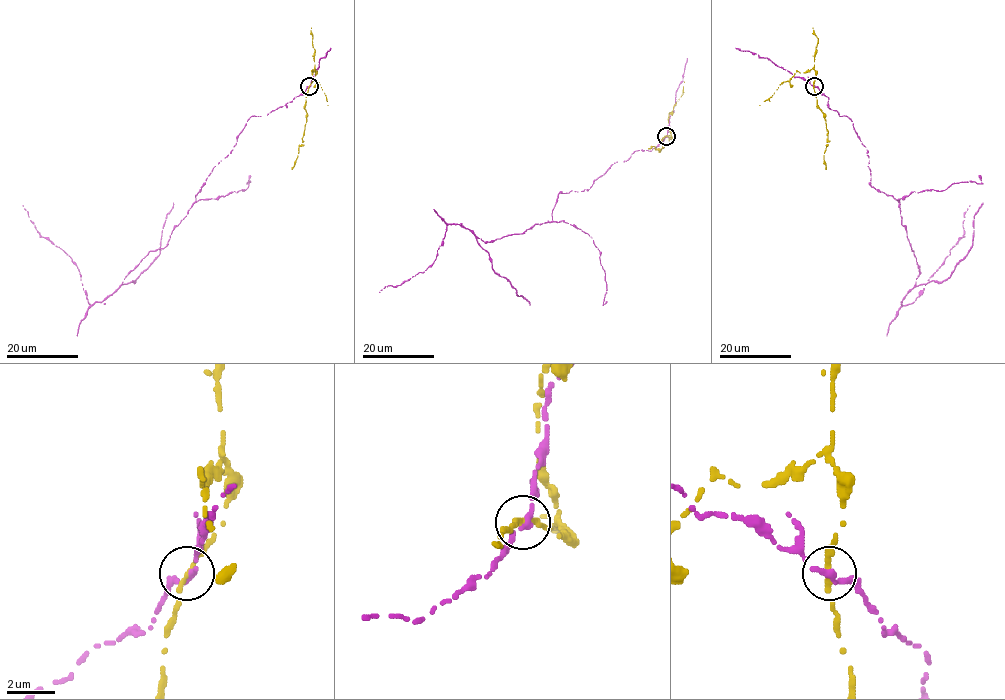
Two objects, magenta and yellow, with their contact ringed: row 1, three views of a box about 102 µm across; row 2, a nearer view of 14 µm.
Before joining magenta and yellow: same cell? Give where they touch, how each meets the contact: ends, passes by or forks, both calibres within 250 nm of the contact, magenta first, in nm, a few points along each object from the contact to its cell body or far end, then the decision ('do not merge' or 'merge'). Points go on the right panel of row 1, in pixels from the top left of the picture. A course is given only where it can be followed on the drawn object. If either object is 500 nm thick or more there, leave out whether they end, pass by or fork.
(814, 86) | magenta passes by | yellow passes by | 220/200 nm | magenta via (814, 85), (851, 119), (870, 185), (899, 203), (919, 269), (902, 305), (915, 300), (964, 234), (969, 205) | yellow via (814, 85), (815, 70), (797, 71), (759, 105) | do not merge

